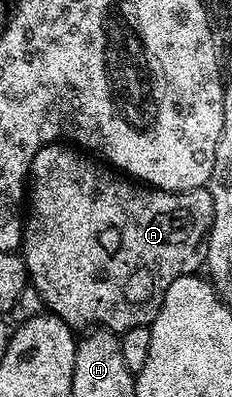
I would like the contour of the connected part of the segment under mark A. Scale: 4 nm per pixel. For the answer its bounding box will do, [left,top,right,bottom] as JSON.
[19,144,212,336]

